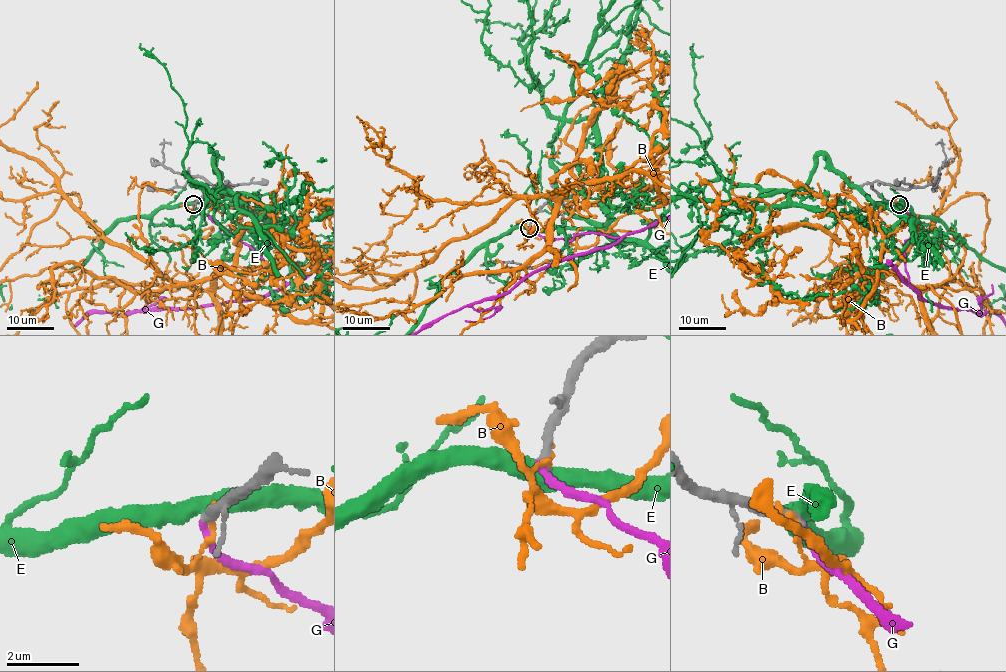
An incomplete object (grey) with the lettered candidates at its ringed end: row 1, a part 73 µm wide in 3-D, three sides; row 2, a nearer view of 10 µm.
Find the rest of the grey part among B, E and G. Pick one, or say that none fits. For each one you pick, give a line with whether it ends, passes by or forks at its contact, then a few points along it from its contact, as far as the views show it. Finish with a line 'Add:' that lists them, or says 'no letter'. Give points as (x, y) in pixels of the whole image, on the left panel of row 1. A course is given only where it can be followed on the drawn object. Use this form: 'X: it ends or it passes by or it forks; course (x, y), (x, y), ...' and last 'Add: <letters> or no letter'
Add: no letter

